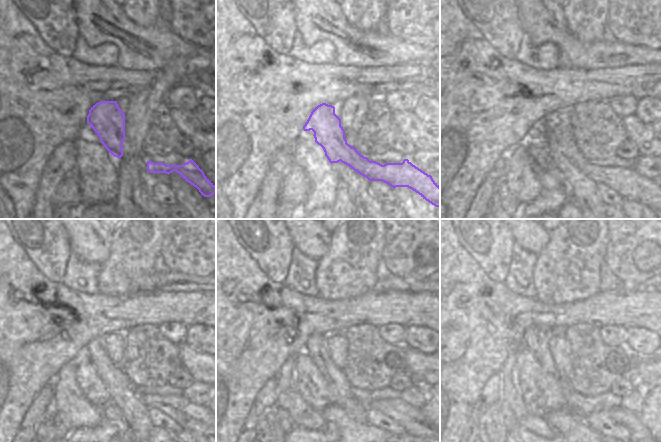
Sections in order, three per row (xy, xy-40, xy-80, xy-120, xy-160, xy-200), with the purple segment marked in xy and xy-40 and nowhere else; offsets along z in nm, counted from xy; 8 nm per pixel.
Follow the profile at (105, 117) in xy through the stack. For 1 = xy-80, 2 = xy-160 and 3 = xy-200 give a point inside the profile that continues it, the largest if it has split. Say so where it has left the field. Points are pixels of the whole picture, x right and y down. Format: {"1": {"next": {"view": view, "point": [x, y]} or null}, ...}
{"1": {"next": {"view": "xy-80", "point": [629, 184]}}, "2": {"next": {"view": "xy-160", "point": [412, 420]}}, "3": {"next": {"view": "xy-200", "point": [631, 420]}}}

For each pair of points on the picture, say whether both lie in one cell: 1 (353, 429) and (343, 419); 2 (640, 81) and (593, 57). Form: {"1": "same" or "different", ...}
{"1": "same", "2": "different"}

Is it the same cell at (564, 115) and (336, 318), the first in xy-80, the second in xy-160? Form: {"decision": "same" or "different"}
{"decision": "different"}

